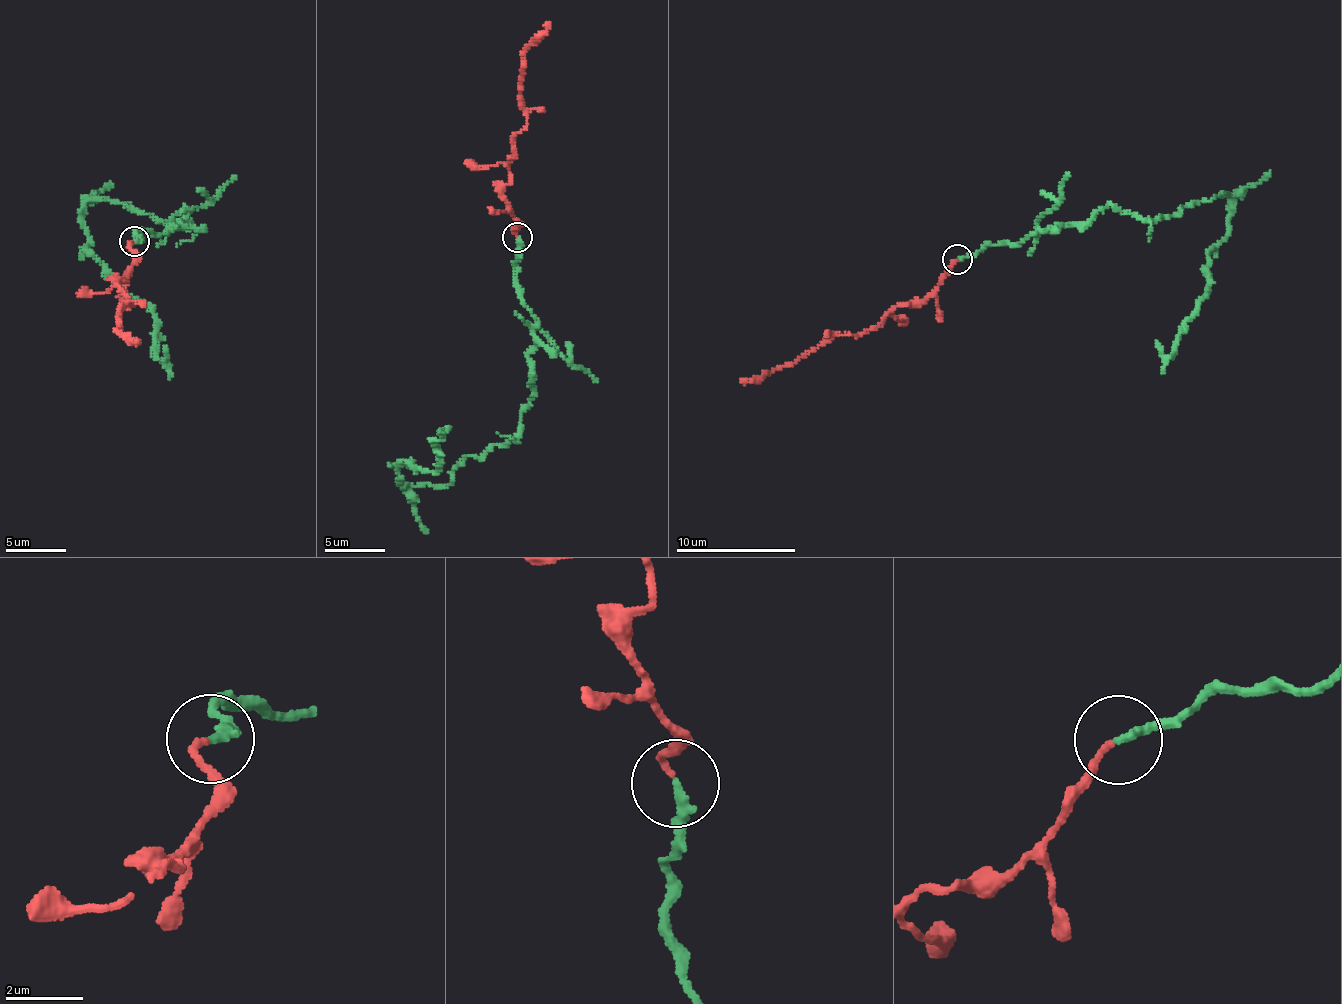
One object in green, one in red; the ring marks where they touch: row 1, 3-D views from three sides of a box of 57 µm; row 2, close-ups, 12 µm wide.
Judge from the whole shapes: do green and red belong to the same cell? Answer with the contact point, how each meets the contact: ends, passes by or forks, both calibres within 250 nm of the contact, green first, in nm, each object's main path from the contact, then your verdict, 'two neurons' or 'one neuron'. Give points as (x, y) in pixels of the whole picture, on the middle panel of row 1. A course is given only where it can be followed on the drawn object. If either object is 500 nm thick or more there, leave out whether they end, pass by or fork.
at (517, 237); green ends there; red ends there; 240 nm thick on the green side, 170 nm on the other; green runs (516, 236), (535, 327), (519, 431), (464, 455), (450, 484), (397, 479), (400, 463), (435, 471), (450, 427); red runs (516, 236), (503, 197), (512, 143), (527, 124), (520, 77), (524, 55), (549, 22); two neurons

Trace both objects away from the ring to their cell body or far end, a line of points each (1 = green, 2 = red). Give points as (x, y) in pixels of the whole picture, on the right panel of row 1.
1: (957, 260), (1110, 204), (1162, 218), (1230, 196), (1204, 297), (1172, 355), (1156, 340)
2: (957, 260), (923, 300), (897, 306), (868, 330), (823, 339), (791, 363), (740, 382)

